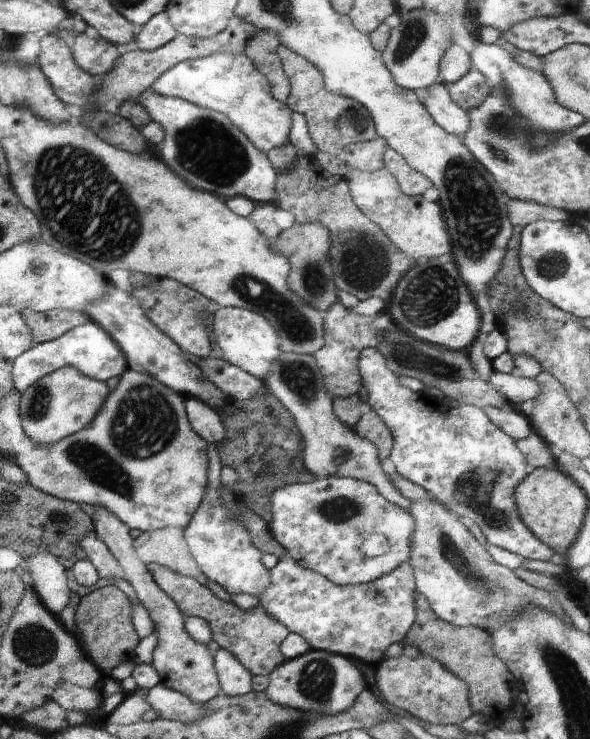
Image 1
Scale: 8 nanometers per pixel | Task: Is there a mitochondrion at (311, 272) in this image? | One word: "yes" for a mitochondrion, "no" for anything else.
yes

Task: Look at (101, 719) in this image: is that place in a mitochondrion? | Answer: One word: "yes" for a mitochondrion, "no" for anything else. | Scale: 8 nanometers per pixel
no

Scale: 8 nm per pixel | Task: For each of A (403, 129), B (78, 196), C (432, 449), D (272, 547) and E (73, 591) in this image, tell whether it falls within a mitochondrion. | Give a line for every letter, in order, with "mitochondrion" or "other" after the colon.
A: other
B: mitochondrion
C: other
D: other
E: other

